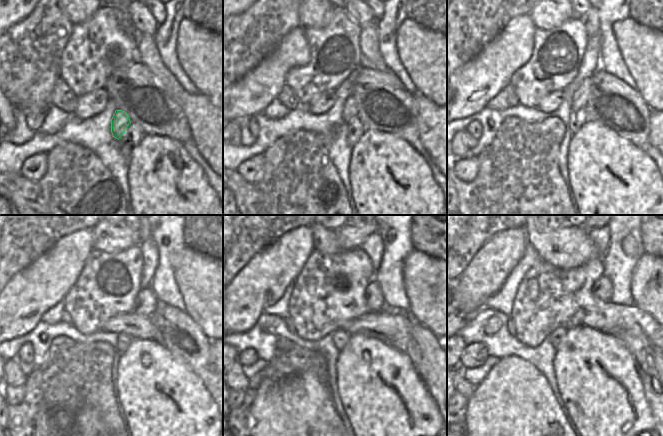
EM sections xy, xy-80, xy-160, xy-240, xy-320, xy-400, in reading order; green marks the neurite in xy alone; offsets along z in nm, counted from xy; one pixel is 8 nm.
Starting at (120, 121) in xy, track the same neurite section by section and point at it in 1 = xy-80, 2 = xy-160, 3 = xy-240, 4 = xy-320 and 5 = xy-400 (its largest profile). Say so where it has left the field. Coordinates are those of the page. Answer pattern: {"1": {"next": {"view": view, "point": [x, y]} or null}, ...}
{"1": {"next": {"view": "xy-80", "point": [349, 108]}}, "2": {"next": {"view": "xy-160", "point": [581, 96]}}, "3": {"next": {"view": "xy-240", "point": [146, 301]}}, "4": {"next": {"view": "xy-320", "point": [373, 294]}}, "5": {"next": {"view": "xy-400", "point": [602, 289]}}}

